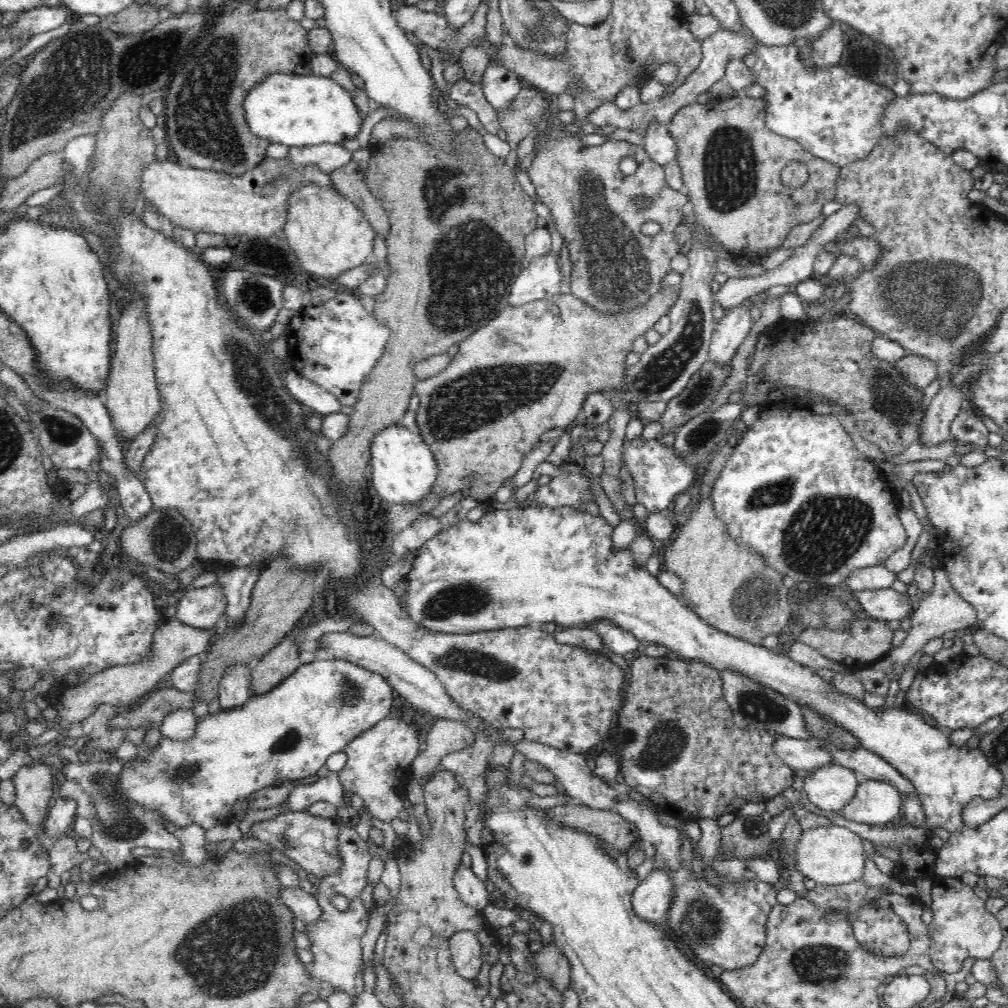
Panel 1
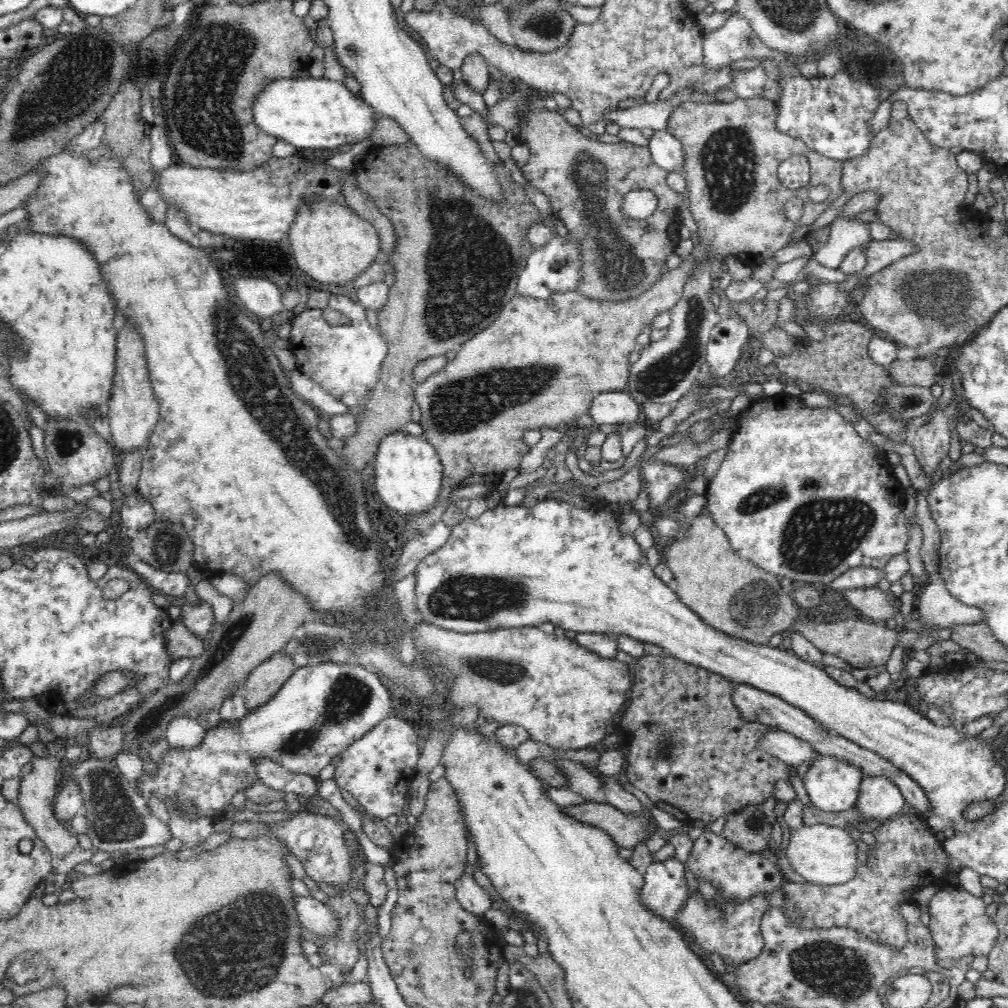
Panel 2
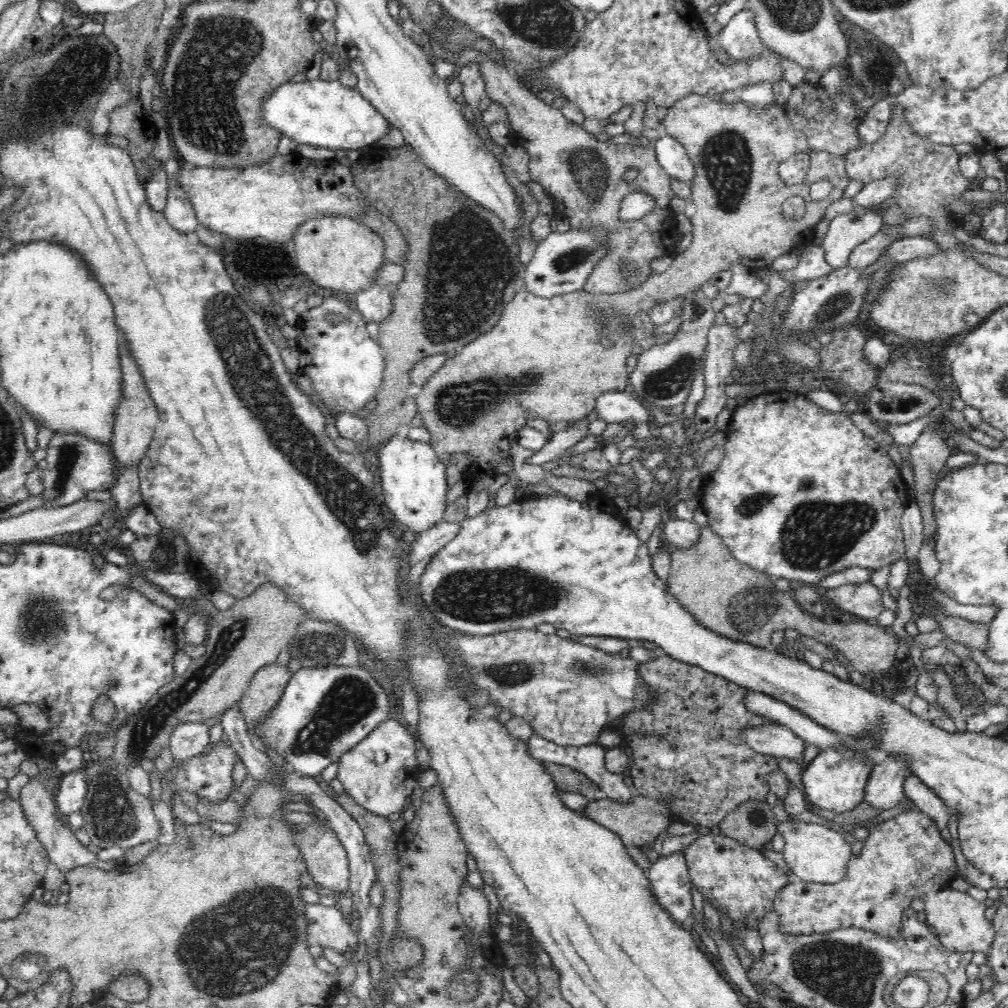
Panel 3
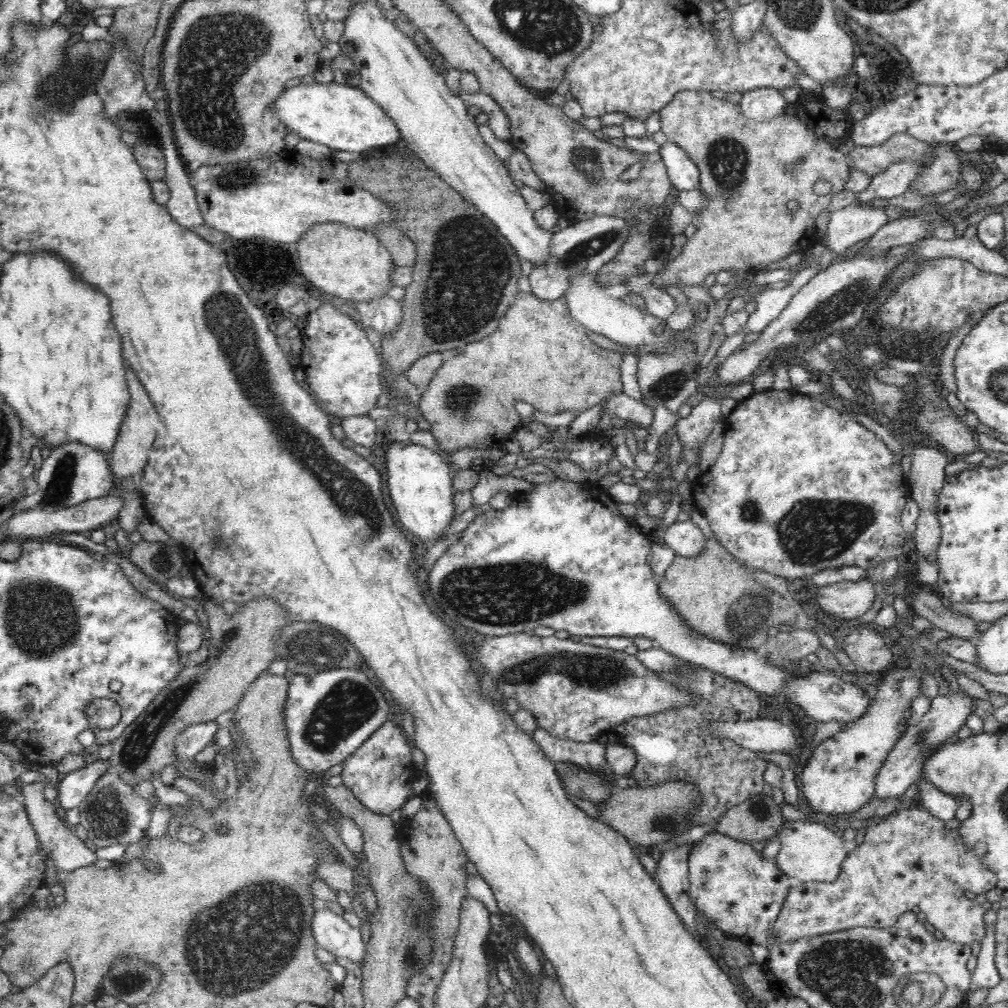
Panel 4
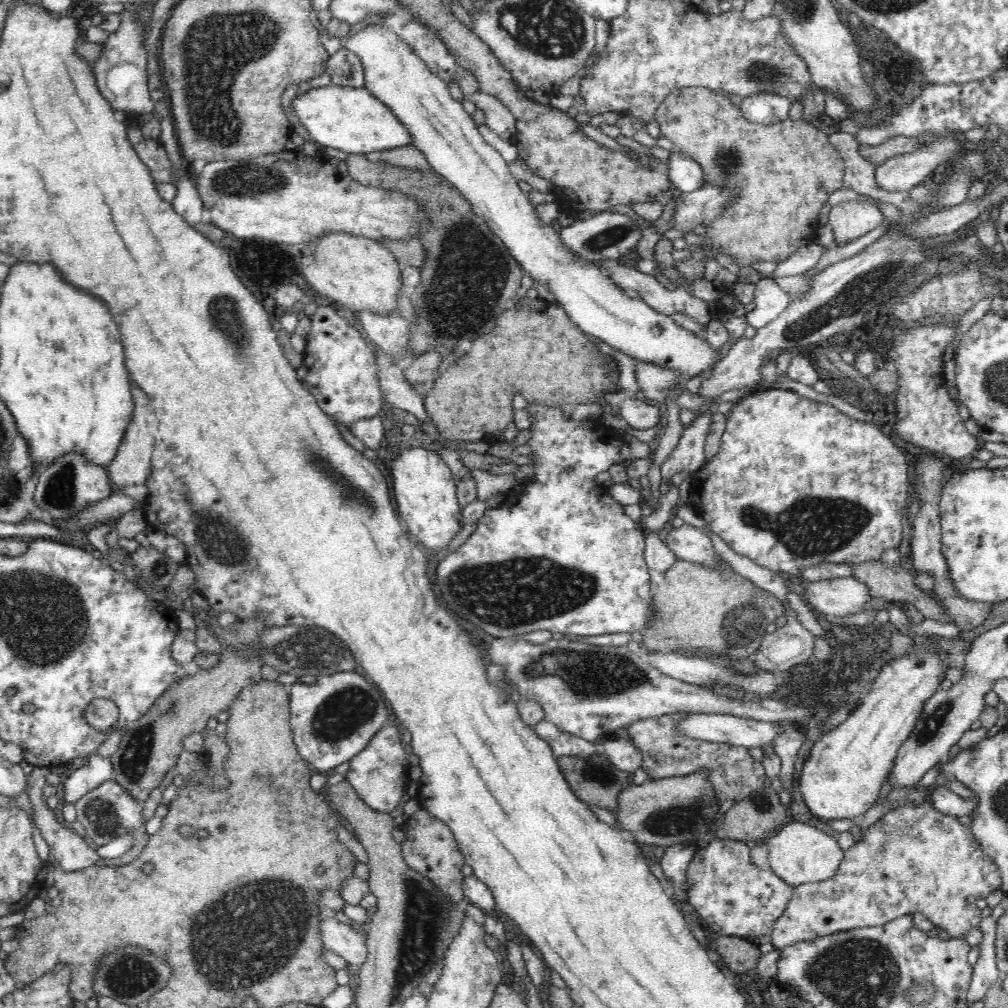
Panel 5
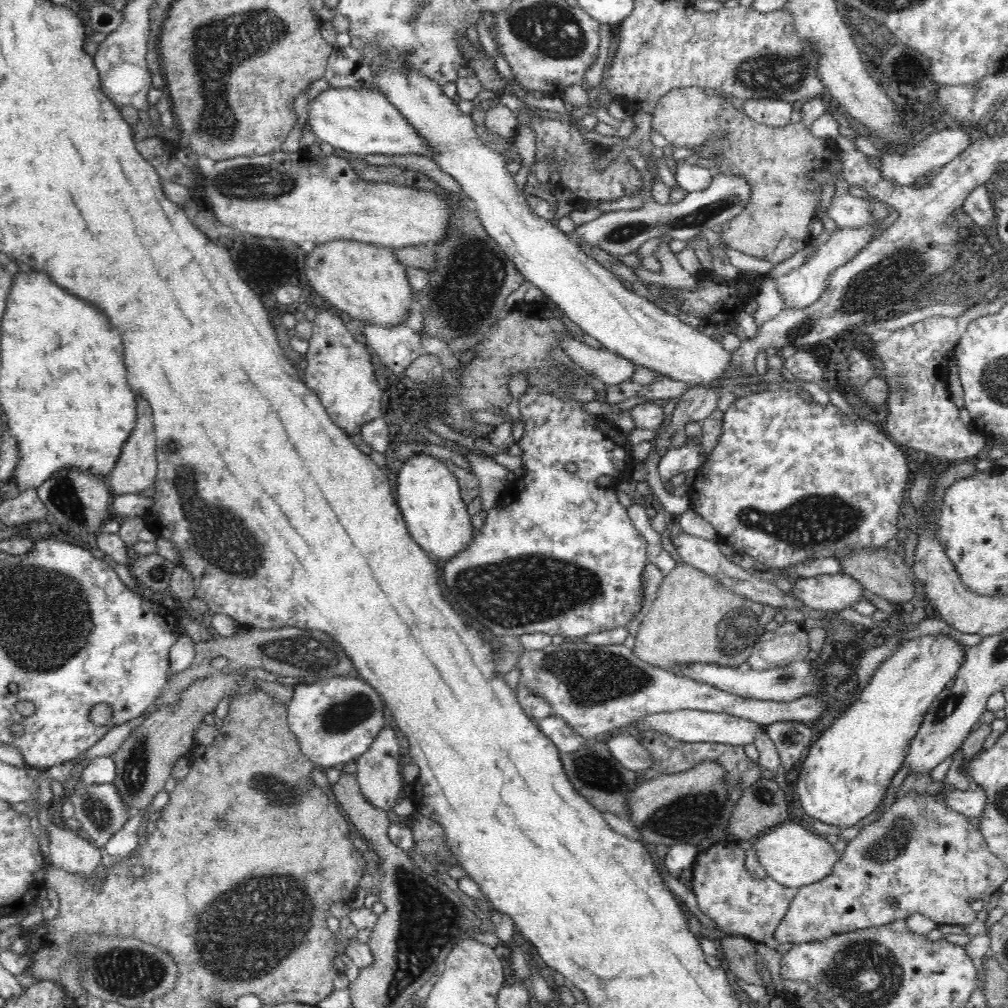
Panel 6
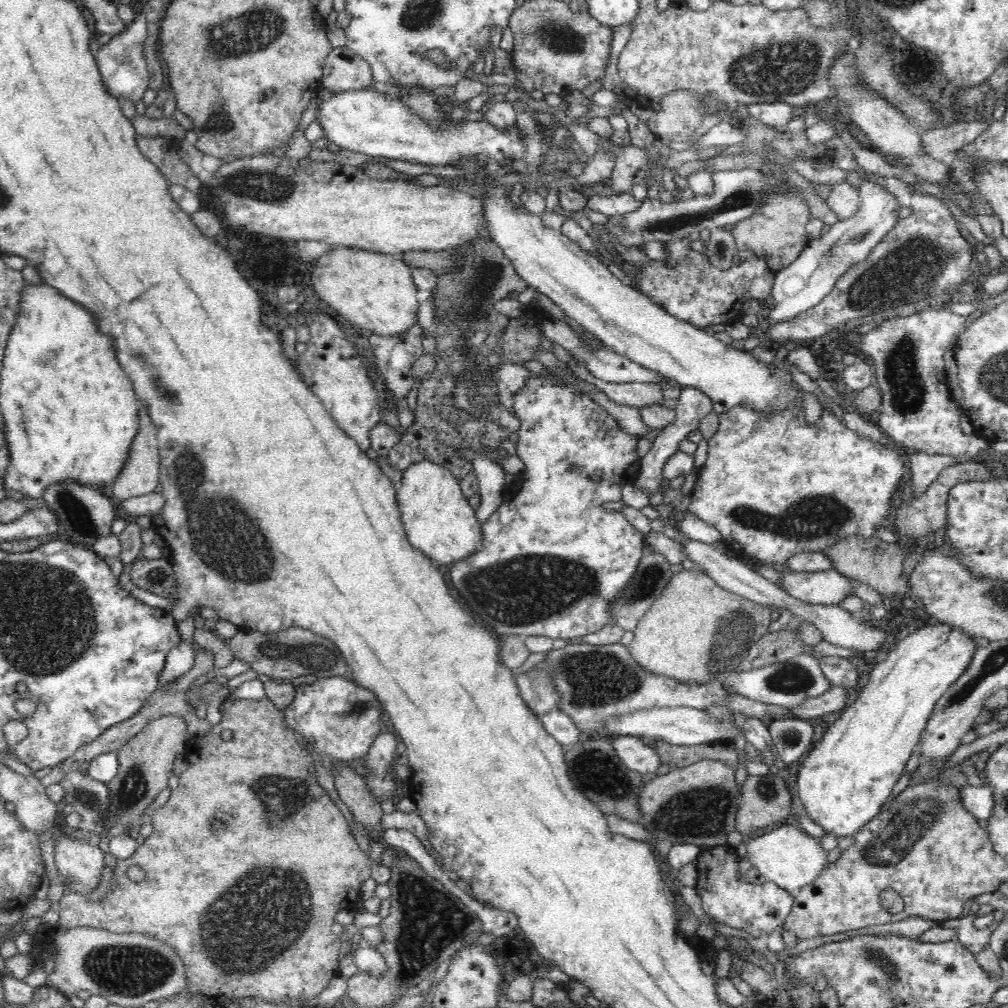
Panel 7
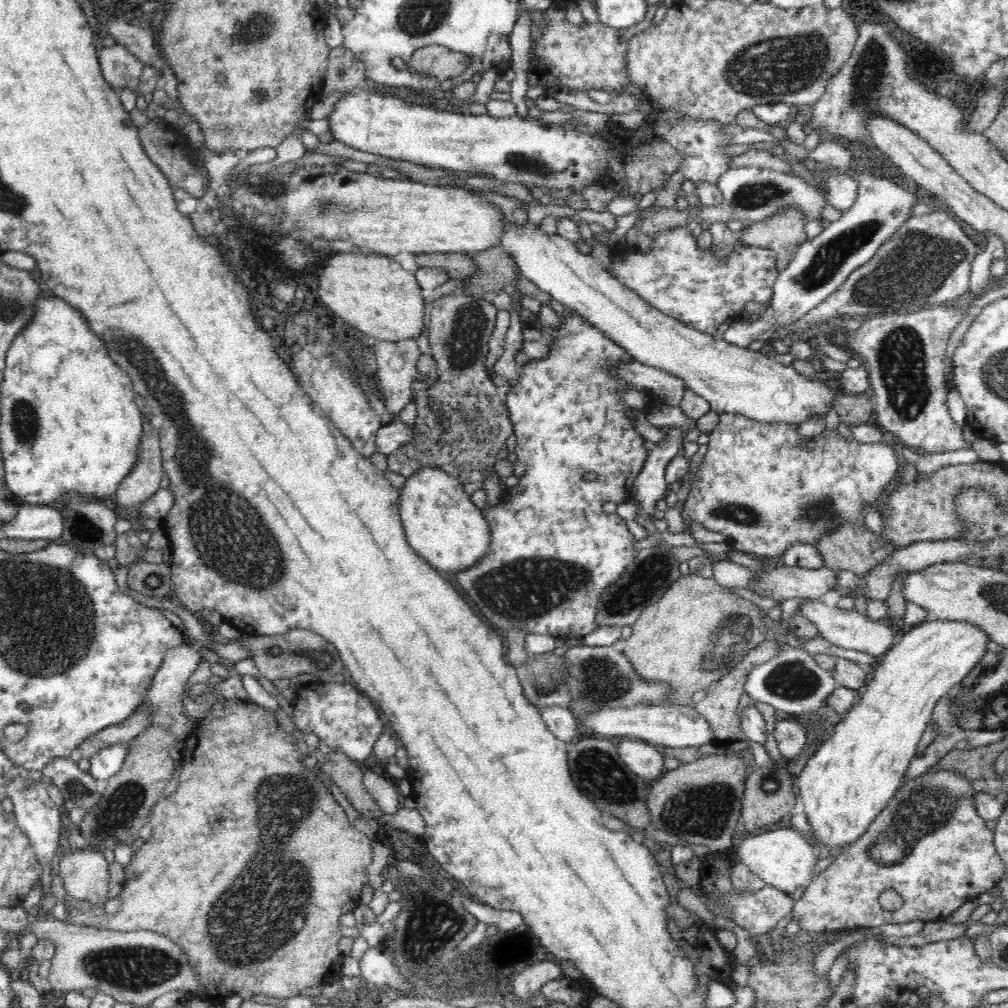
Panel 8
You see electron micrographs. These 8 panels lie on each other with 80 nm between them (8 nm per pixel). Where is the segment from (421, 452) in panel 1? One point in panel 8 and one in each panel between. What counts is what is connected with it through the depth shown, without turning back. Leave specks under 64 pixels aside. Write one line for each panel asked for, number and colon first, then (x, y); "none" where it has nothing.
2: (408, 472)
3: (413, 480)
4: (420, 484)
5: (425, 491)
6: (428, 494)
7: (438, 519)
8: (442, 525)

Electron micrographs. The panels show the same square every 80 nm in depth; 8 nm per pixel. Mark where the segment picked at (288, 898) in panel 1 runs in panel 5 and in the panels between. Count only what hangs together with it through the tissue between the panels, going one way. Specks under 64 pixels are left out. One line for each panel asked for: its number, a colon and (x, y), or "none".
2: (312, 913)
3: (326, 925)
4: (331, 932)
5: (347, 942)

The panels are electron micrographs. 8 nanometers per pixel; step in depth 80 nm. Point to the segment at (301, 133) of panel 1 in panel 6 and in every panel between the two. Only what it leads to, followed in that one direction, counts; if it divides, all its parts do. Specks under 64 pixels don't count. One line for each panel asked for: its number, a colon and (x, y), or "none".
2: (307, 112)
3: (322, 113)
4: (342, 117)
5: (350, 119)
6: (362, 121)

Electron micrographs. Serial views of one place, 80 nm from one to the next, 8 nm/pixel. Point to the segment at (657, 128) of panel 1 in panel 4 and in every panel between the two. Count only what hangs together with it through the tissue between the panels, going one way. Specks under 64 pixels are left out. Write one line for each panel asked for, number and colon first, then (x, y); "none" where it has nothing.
2: (666, 150)
3: (670, 153)
4: (682, 170)

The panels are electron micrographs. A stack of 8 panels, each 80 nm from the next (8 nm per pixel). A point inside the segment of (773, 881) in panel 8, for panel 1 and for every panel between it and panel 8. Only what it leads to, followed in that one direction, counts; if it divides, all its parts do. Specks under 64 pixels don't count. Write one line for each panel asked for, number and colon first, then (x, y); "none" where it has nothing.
1: (834, 855)
2: (822, 854)
3: (816, 853)
4: (811, 852)
5: (800, 853)
6: (794, 855)
7: (787, 856)

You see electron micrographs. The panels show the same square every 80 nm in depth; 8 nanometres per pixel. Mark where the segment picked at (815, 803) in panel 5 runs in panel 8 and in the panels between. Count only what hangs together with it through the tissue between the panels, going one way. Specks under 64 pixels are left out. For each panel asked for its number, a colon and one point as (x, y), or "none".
6: (846, 773)
7: (844, 780)
8: (851, 776)

